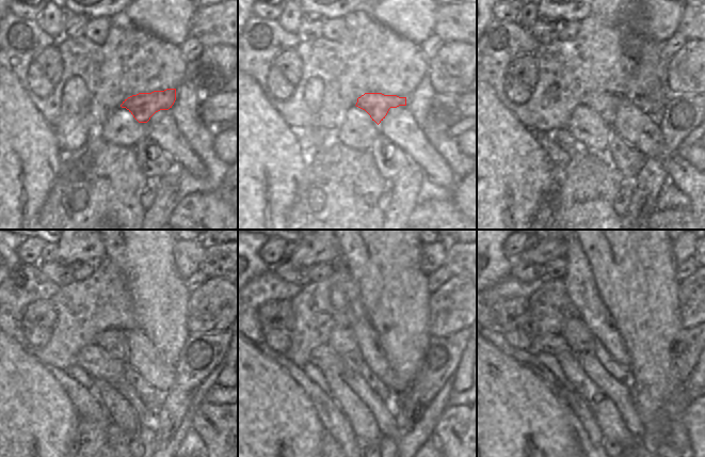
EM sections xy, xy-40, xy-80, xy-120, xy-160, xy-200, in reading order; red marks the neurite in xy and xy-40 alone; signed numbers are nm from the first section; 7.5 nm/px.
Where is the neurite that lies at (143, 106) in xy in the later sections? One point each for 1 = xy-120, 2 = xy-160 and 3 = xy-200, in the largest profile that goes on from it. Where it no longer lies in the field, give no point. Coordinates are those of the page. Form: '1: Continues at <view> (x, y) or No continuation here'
1: Continues at xy-120 (113, 342)
2: Continues at xy-160 (342, 341)
3: Continues at xy-200 (579, 339)

